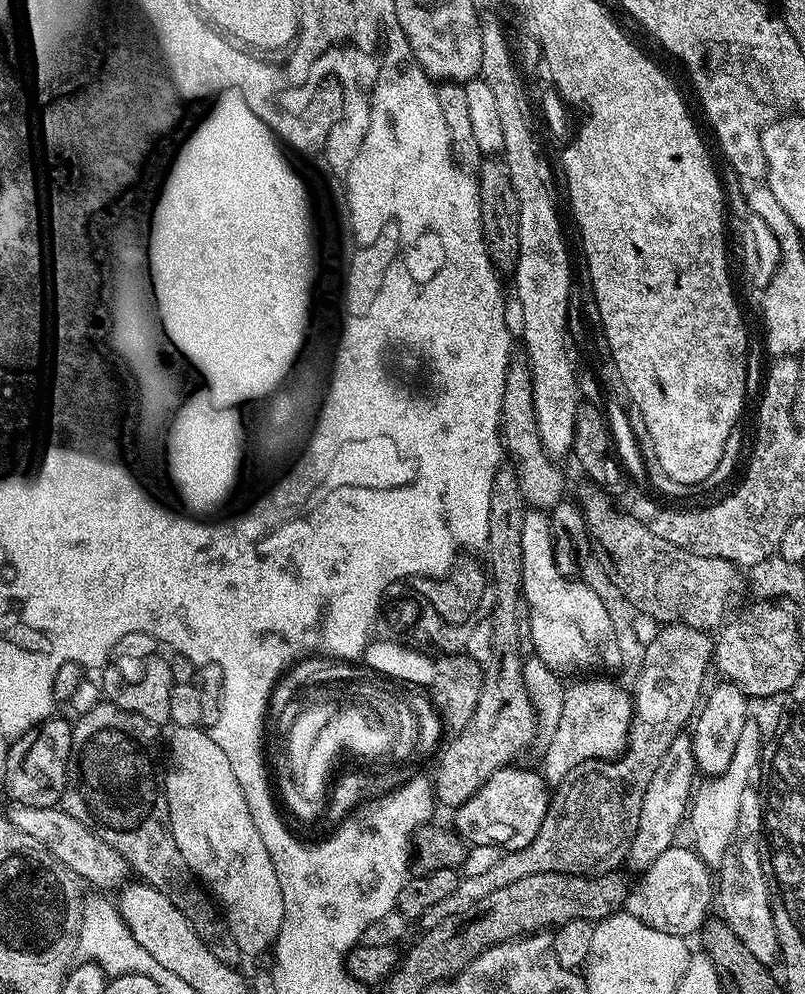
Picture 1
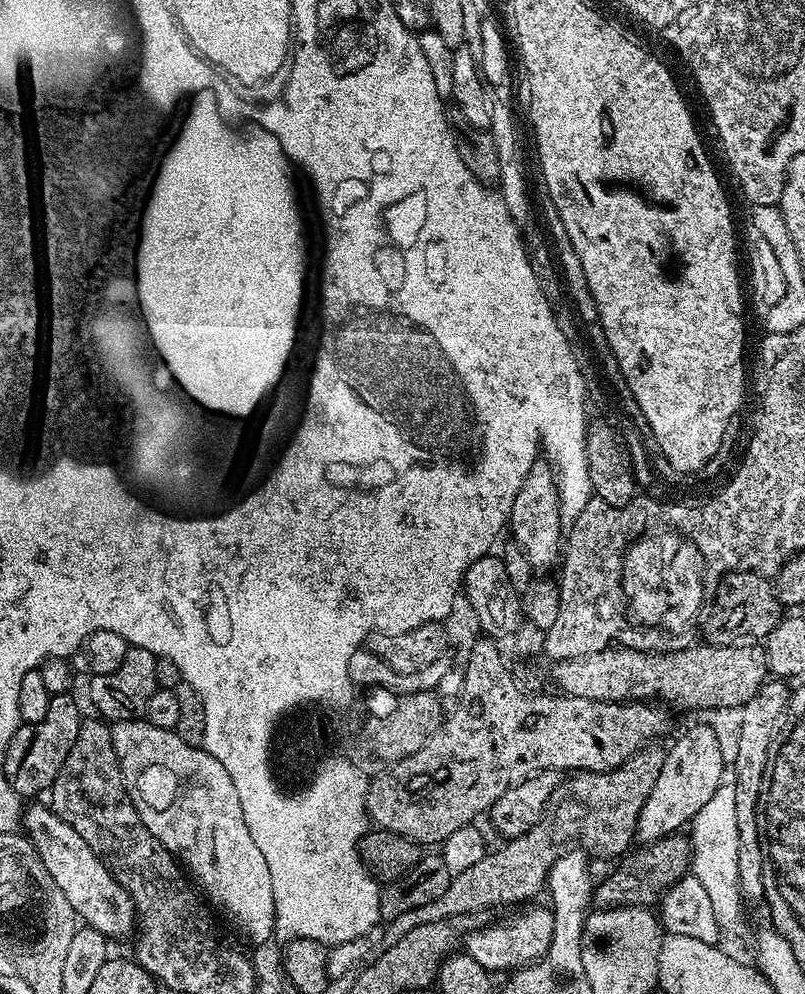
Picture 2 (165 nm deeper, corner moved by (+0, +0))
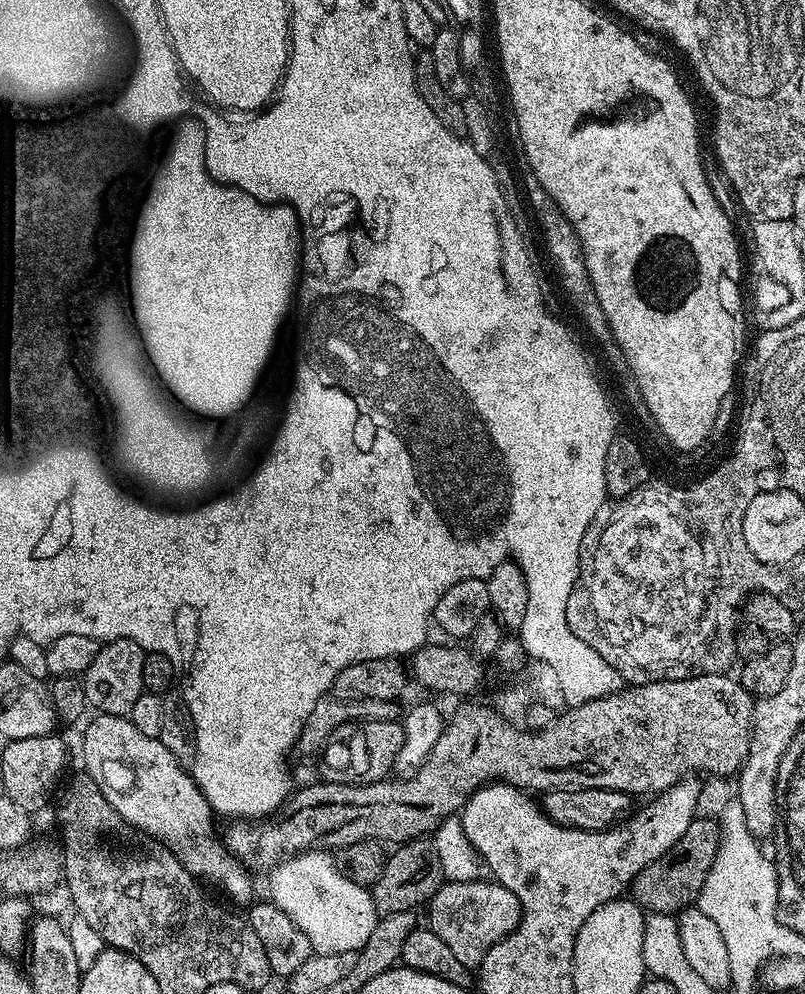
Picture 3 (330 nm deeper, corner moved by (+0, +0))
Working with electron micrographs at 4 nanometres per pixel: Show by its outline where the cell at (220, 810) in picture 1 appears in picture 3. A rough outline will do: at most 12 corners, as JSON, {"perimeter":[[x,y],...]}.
{"perimeter":[[128,716],[93,717],[85,773],[121,821],[197,881],[251,905],[174,754]]}

